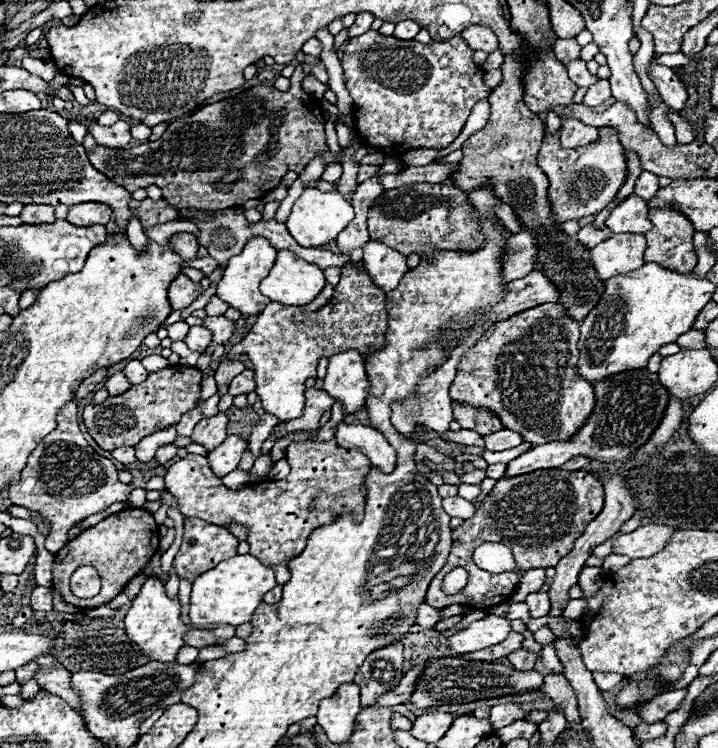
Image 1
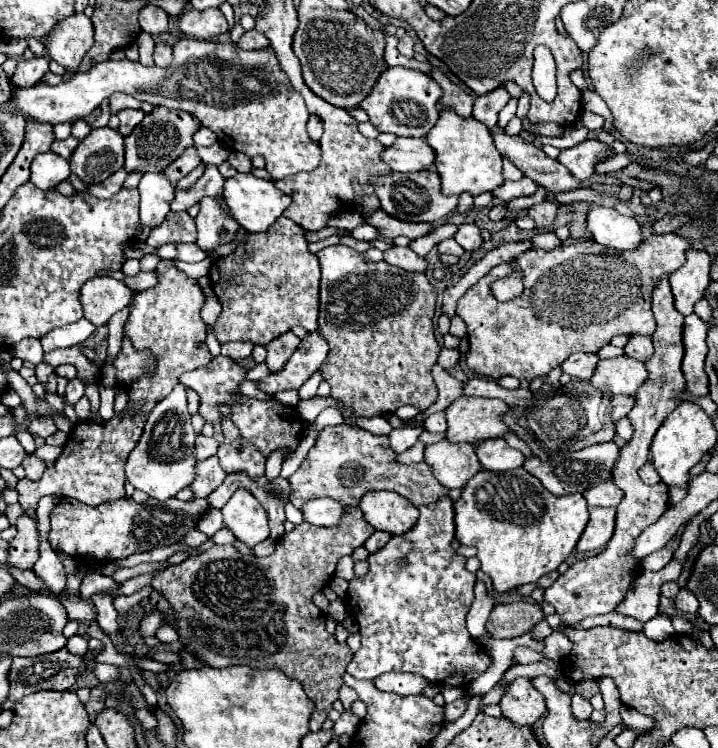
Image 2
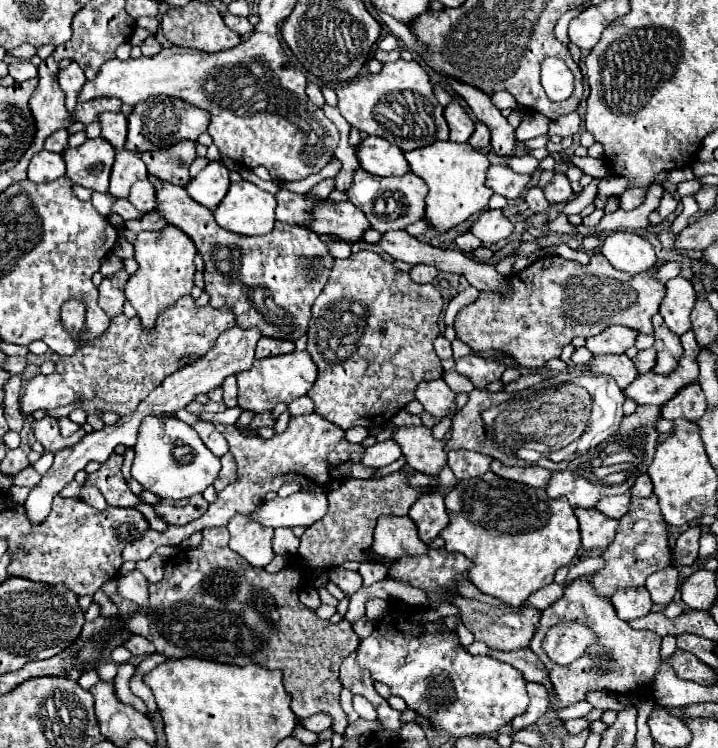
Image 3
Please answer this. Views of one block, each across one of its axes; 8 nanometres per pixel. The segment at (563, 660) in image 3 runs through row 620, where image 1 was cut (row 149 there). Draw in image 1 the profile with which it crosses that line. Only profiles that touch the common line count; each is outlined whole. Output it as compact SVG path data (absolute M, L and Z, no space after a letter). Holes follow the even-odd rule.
M562 118L562 130L560 130L560 146L564 146L564 150L570 148L578 148L584 144L592 144L598 138L598 128L586 126L574 118Z

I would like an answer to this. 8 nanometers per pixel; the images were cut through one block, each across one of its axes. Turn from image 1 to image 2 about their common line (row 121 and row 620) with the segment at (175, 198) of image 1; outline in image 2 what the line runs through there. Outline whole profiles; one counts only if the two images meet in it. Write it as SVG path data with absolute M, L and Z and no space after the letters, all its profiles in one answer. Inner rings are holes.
M348 508L348 518L344 518L344 522L340 522L340 526L336 526L336 528L318 528L318 526L312 526L312 524L306 524L306 522L304 522L304 524L298 524L290 534L284 534L284 536L278 540L274 554L270 554L270 556L266 556L266 558L258 558L258 556L250 556L250 554L244 556L244 554L240 554L240 552L238 552L234 546L230 546L230 544L226 544L226 546L218 546L218 544L216 544L216 546L212 546L210 550L206 550L206 552L202 552L202 554L198 554L198 556L186 558L182 564L170 566L168 570L160 572L160 578L156 578L156 582L152 582L152 588L160 590L160 592L170 600L170 604L172 604L172 608L174 608L176 624L178 624L180 642L182 642L184 646L192 648L194 652L198 652L200 660L206 662L208 666L226 668L226 666L236 664L236 666L248 666L248 668L254 668L254 670L270 670L270 668L276 668L276 670L282 670L288 678L296 678L296 680L304 686L306 696L310 696L310 700L316 704L316 710L312 712L312 718L310 718L310 732L316 732L318 728L322 728L322 722L328 718L328 712L332 710L332 704L334 704L334 700L338 698L338 688L344 684L344 682L342 682L342 676L344 676L344 672L346 672L348 662L352 660L352 652L350 652L350 648L348 648L346 644L338 644L336 638L334 638L332 634L326 632L324 614L314 606L312 596L314 596L314 592L322 590L322 588L330 582L330 578L334 576L334 568L336 568L338 560L340 560L344 554L352 554L358 546L362 546L362 544L370 538L372 532L374 532L374 528L372 528L368 522L364 522L360 510L358 510L358 508Z

